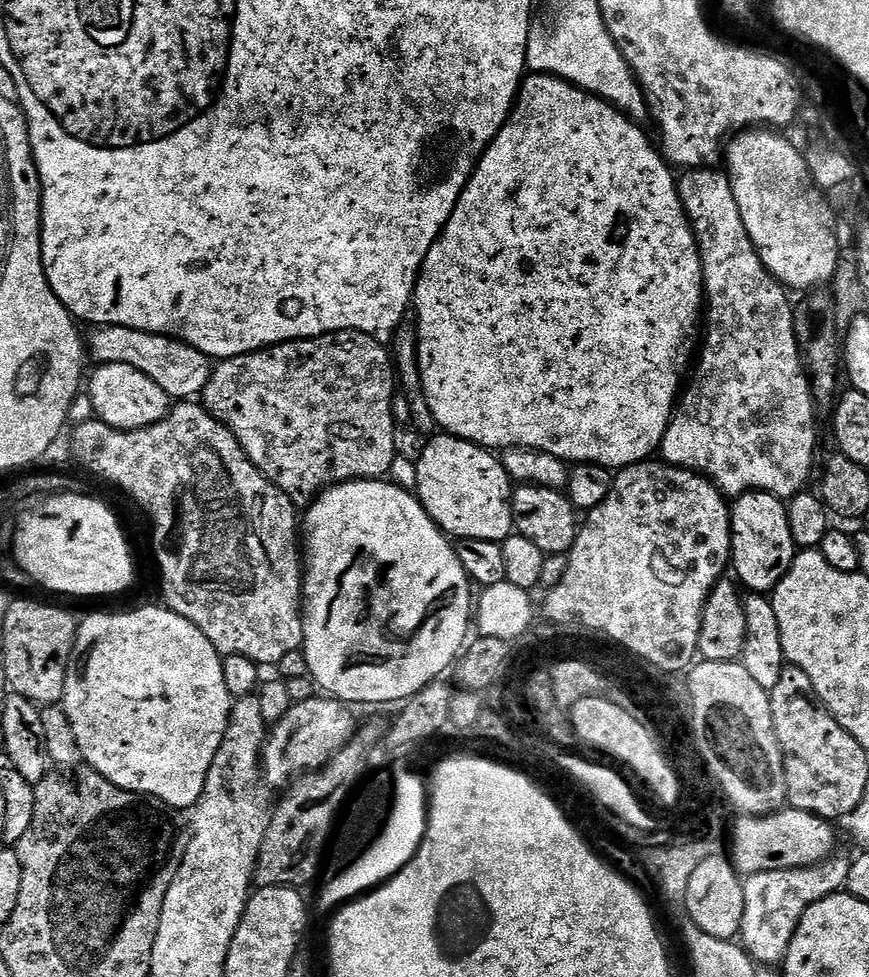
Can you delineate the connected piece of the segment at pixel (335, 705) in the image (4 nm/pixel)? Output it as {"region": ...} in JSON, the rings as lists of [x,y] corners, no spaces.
{"region":[[[331,698],[320,699],[324,700],[304,700],[301,702],[301,704],[299,701],[299,703],[297,703],[287,712],[285,718],[280,719],[279,722],[271,727],[271,730],[269,731],[267,738],[265,739],[265,744],[262,748],[262,774],[267,785],[269,783],[272,786],[280,786],[279,788],[284,788],[287,787],[292,782],[292,780],[298,778],[299,776],[306,773],[311,773],[313,770],[323,768],[324,765],[328,763],[328,760],[331,759],[331,757],[335,755],[336,752],[342,750],[344,746],[350,743],[352,737],[356,734],[358,729],[358,721],[356,722],[355,718],[352,717],[353,709],[351,707],[345,706],[339,700],[334,700]]]}

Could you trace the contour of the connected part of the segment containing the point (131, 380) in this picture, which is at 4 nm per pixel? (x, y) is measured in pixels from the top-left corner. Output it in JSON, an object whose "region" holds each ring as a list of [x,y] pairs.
{"region":[[[101,364],[95,369],[97,372],[91,376],[86,384],[86,396],[90,401],[90,408],[94,411],[95,419],[108,424],[111,428],[120,428],[123,432],[137,432],[139,428],[149,428],[154,426],[158,421],[168,415],[170,411],[170,397],[160,389],[157,384],[150,382],[146,374],[134,370],[134,366],[122,366],[121,364]]]}

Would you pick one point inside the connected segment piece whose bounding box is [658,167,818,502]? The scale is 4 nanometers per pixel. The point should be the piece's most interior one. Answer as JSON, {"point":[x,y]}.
{"point":[746,421]}

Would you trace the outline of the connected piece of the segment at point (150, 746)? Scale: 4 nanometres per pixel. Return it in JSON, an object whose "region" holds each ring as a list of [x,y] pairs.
{"region":[[[167,606],[159,607],[136,608],[133,612],[96,612],[93,616],[79,621],[72,656],[68,660],[68,673],[64,679],[62,707],[74,730],[79,755],[82,760],[84,756],[83,763],[87,767],[93,768],[95,772],[102,774],[102,778],[106,778],[122,790],[137,792],[139,796],[149,797],[172,810],[177,810],[176,808],[189,810],[198,802],[199,795],[203,792],[207,771],[210,770],[211,762],[218,753],[223,735],[226,733],[234,697],[226,690],[224,661],[210,642],[210,638],[206,638],[206,634],[202,634],[202,630],[194,626],[194,622],[182,618],[177,612],[171,612]]]}

